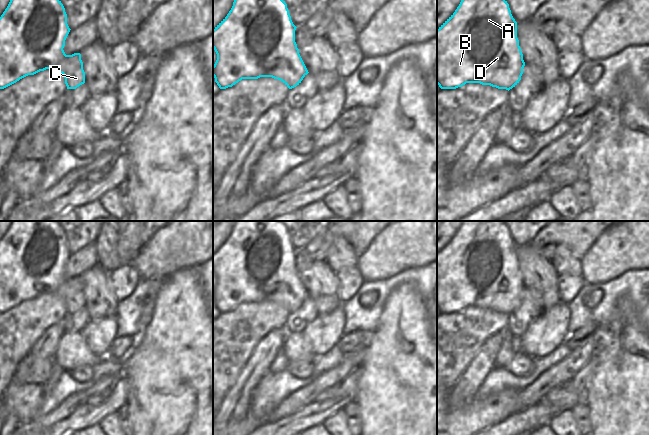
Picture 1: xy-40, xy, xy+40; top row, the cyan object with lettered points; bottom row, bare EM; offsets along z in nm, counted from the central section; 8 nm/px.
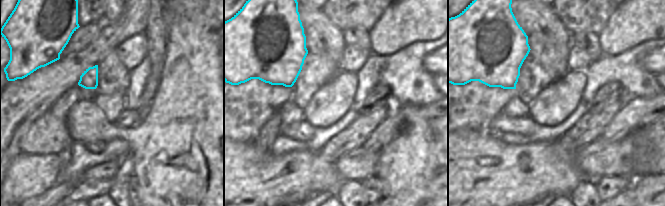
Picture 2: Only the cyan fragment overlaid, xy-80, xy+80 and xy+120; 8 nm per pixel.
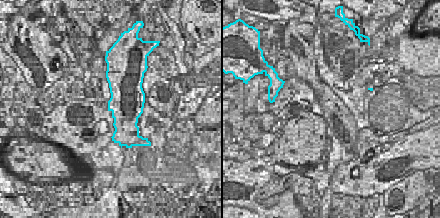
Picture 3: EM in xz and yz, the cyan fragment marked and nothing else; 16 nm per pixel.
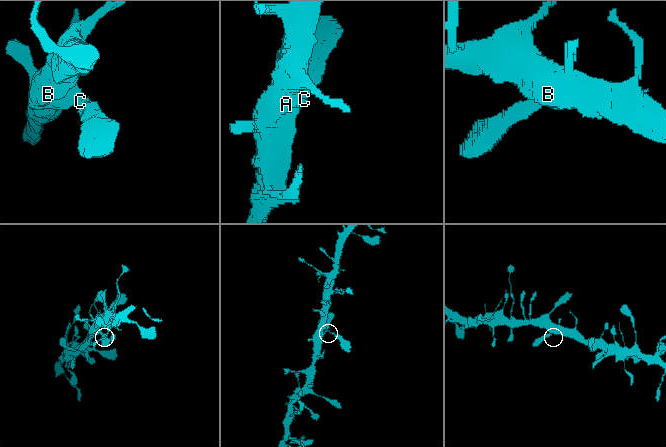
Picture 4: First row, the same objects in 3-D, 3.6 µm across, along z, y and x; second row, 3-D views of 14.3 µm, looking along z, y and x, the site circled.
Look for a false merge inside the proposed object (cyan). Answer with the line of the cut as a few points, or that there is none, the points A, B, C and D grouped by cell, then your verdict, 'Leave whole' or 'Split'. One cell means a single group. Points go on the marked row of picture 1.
No split. Groups: A B C D. Leave whole.

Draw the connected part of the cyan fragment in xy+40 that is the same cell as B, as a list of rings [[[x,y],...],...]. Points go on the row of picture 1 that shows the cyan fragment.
[[[461,0],[455,12],[437,29],[437,84],[441,89],[480,83],[509,91],[521,80],[524,66],[517,22],[505,0]]]

